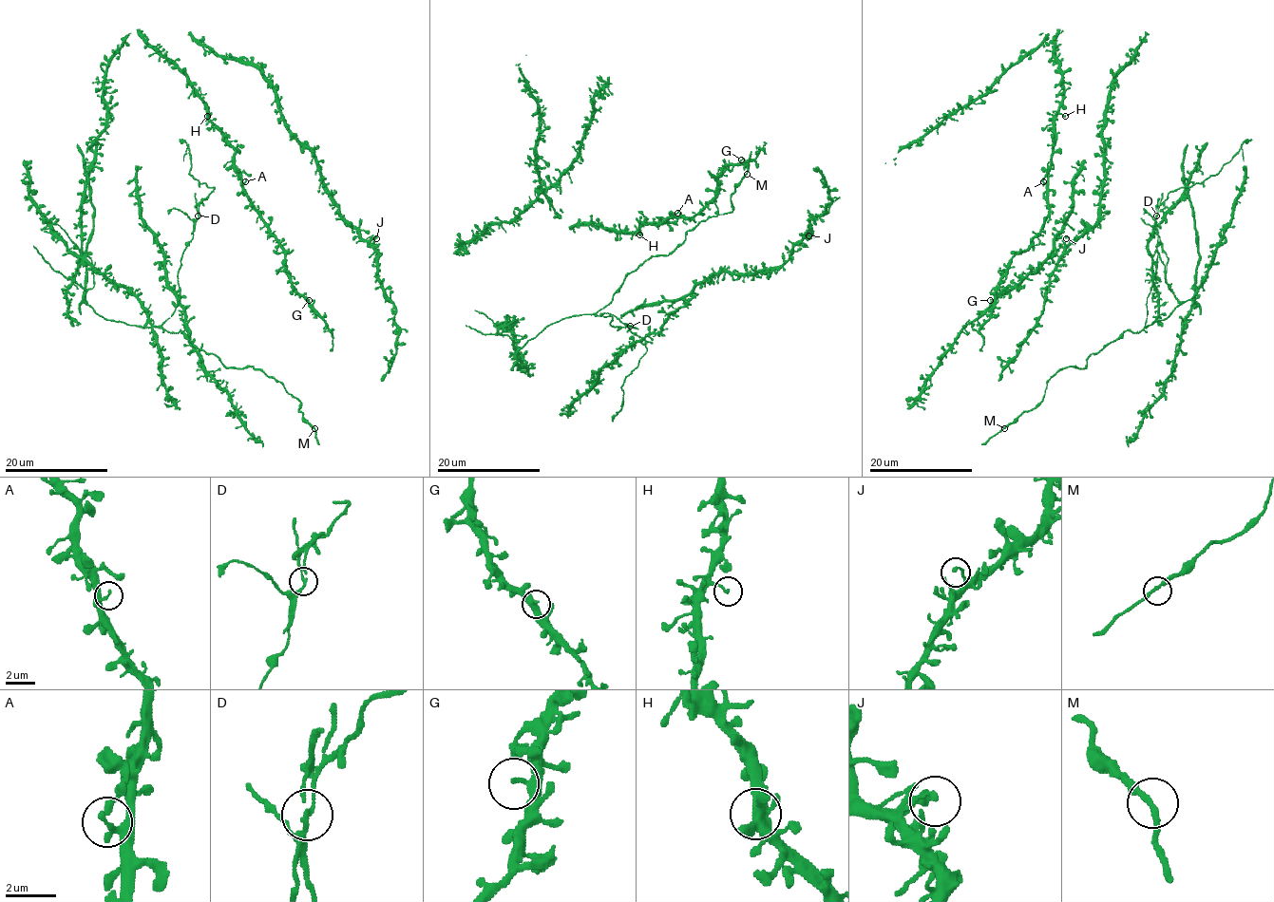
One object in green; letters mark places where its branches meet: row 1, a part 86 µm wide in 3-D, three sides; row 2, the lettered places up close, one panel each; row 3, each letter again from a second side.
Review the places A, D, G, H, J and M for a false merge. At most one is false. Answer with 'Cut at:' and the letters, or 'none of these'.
Cut at: D

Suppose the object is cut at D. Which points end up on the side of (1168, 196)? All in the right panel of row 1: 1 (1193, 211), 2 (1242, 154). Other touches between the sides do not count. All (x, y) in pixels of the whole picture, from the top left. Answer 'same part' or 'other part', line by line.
1: other part
2: same part

